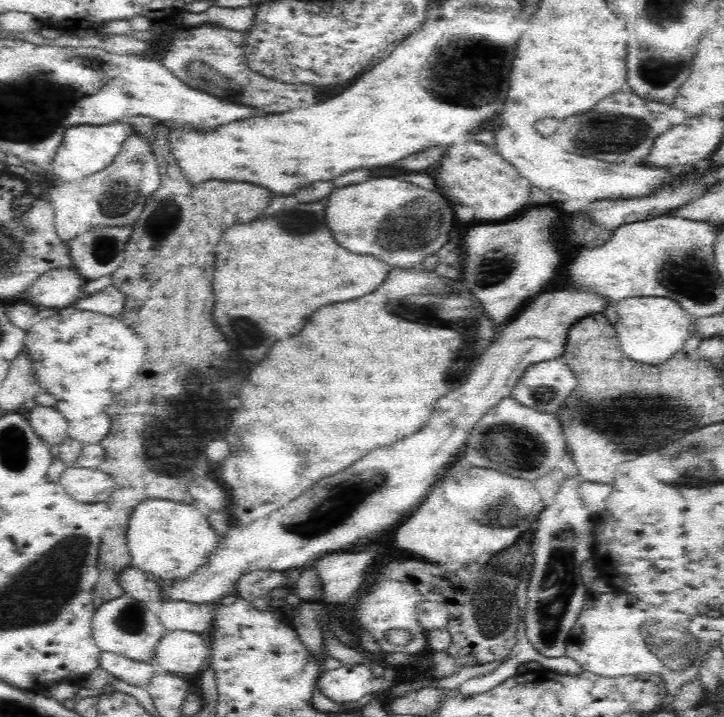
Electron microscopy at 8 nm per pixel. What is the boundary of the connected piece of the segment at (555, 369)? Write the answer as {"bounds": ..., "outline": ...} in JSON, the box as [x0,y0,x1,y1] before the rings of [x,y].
{"bounds":[510,356,578,413],"outline":[[[563,356],[530,366],[510,395],[538,412],[557,413],[577,388],[578,377]]]}

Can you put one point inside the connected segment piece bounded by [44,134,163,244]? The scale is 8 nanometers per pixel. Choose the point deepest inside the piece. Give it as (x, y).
(115, 196)

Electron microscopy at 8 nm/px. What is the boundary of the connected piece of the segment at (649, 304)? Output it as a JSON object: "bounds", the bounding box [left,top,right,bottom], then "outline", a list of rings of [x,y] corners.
{"bounds":[610,296,696,365],"outline":[[[654,296],[626,298],[612,304],[610,310],[622,352],[628,358],[651,365],[665,363],[681,352],[696,318],[674,300]]]}

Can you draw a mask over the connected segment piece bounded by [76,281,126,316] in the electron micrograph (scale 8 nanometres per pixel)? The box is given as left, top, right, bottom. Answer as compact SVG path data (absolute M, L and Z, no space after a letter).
M106 281L100 284L100 292L96 291L96 294L90 294L90 296L78 300L76 308L116 316L116 314L120 314L125 309L124 302L126 302L124 294Z

